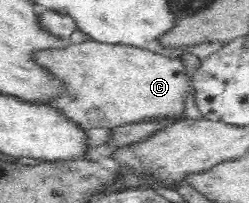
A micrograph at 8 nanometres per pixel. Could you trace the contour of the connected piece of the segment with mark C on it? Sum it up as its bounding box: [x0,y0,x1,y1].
[37,41,196,128]

